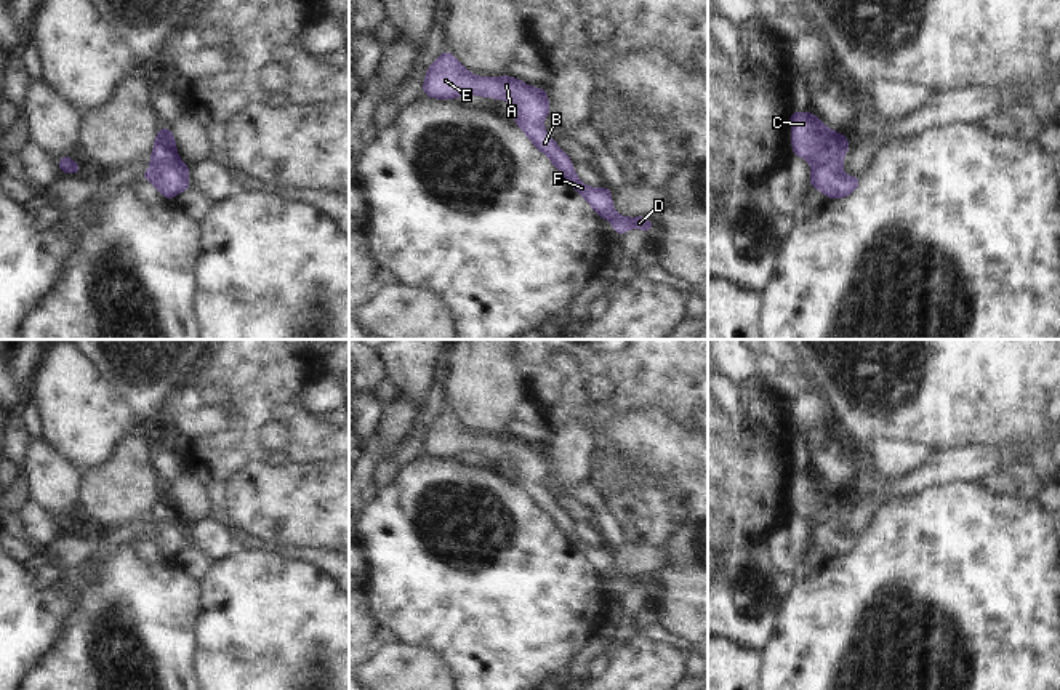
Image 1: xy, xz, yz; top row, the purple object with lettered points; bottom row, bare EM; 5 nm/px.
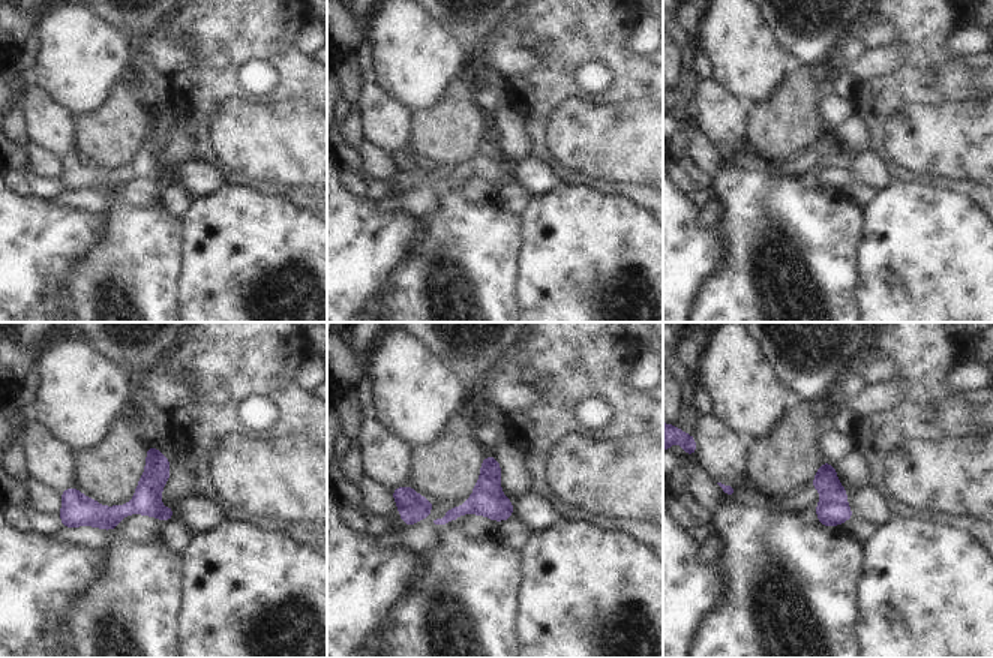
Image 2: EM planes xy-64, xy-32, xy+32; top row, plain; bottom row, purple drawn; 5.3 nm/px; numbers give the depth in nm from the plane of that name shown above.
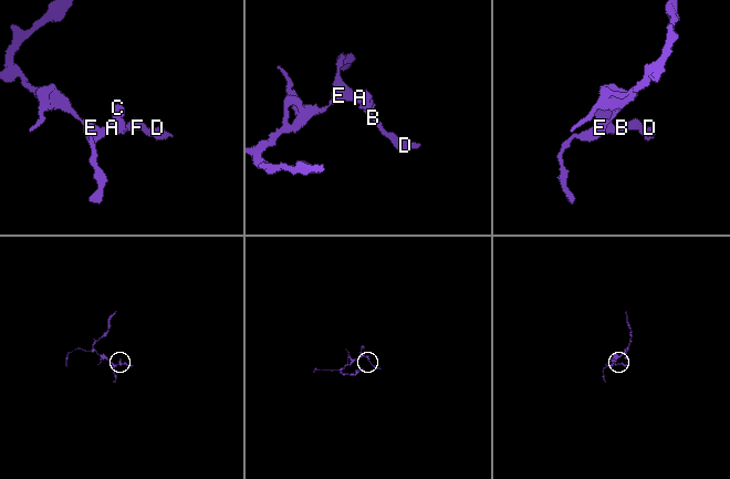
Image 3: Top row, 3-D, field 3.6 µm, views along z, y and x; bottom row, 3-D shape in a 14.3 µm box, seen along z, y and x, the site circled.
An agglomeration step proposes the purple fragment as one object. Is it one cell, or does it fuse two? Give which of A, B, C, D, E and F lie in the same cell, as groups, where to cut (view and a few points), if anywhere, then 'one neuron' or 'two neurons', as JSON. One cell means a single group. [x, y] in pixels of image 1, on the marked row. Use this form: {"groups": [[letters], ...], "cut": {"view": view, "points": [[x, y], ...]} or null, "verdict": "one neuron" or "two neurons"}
{"groups": [["A", "B", "C", "D", "E", "F"]], "cut": null, "verdict": "one neuron"}

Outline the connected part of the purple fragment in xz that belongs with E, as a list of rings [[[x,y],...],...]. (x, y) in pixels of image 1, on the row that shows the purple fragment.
[[[445,50],[428,69],[423,83],[428,98],[456,99],[460,94],[479,94],[482,98],[504,99],[512,104],[512,120],[530,138],[533,146],[546,154],[552,165],[564,175],[568,184],[586,199],[599,218],[607,218],[621,237],[632,227],[650,234],[653,221],[645,216],[626,218],[613,211],[612,191],[608,187],[589,187],[583,184],[570,157],[557,147],[556,141],[543,128],[544,117],[551,112],[548,93],[543,86],[532,88],[519,78],[501,75],[476,77],[448,50]]]

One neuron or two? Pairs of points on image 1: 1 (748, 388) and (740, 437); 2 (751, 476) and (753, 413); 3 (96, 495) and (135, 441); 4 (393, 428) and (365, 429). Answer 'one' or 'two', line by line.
1: two
2: one
3: one
4: two

